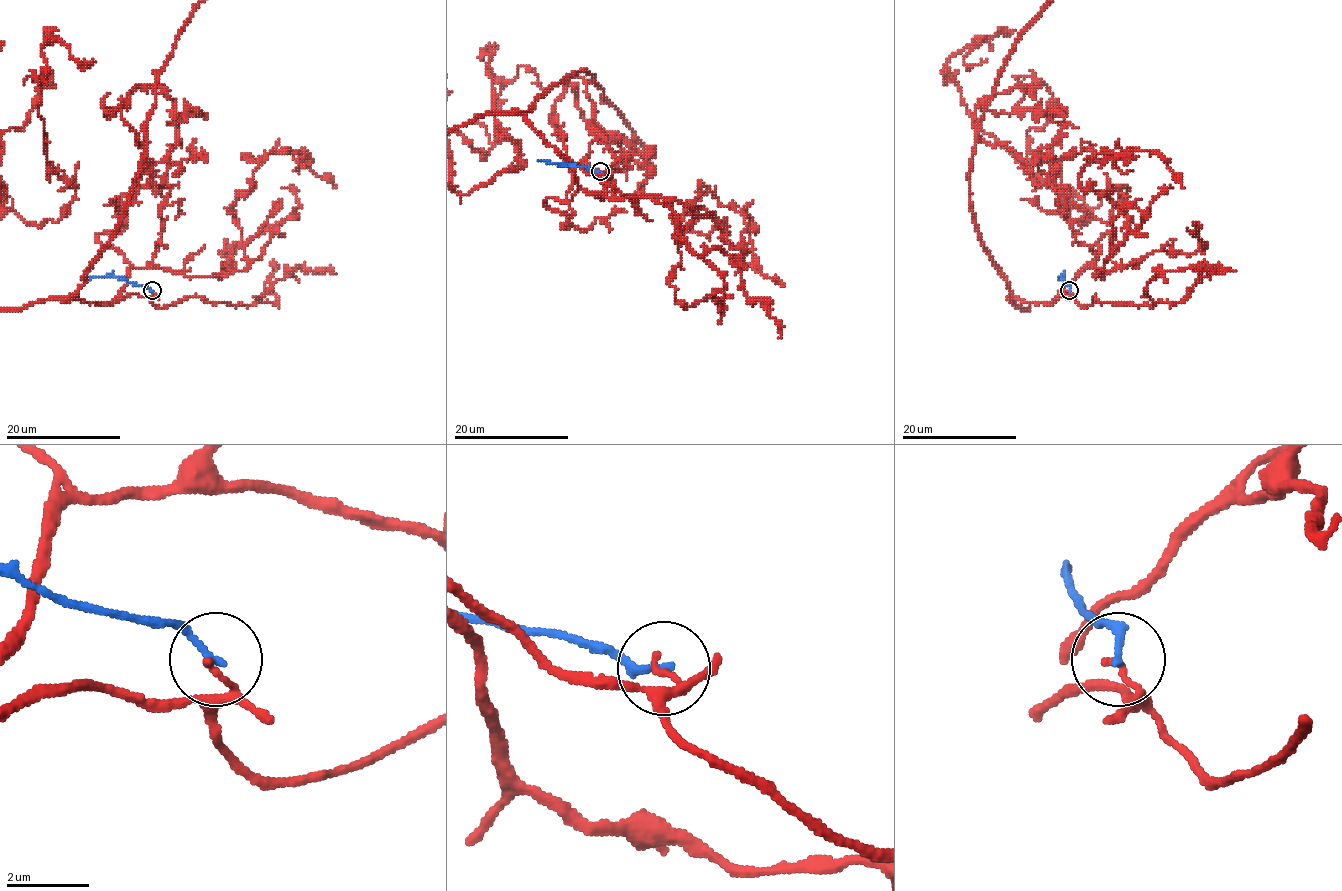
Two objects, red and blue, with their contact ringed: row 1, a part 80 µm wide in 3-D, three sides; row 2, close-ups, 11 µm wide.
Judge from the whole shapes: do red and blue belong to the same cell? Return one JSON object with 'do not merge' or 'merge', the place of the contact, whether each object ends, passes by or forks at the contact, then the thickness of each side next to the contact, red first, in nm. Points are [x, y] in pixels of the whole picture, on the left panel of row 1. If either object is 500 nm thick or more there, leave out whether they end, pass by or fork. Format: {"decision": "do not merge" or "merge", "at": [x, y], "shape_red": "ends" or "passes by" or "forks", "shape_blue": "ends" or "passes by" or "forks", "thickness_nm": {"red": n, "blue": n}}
{"decision": "do not merge", "at": [152, 290], "shape_red": "passes by", "shape_blue": "ends", "thickness_nm": {"red": 110, "blue": 170}}

